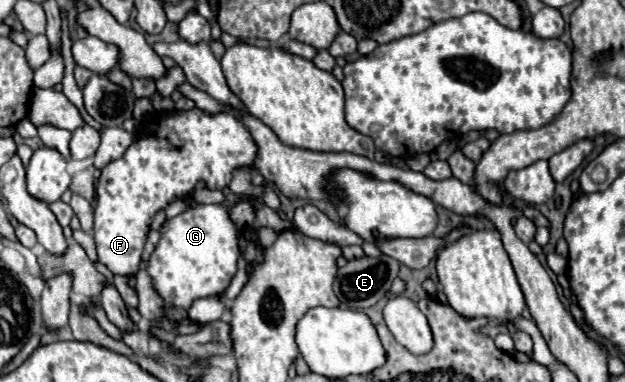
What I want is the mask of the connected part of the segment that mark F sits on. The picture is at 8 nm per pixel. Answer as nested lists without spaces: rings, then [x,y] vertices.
[[[198,107],[190,111],[170,111],[158,113],[136,135],[132,145],[120,159],[110,161],[98,179],[96,185],[96,207],[94,207],[94,239],[98,249],[98,259],[104,263],[112,273],[118,275],[134,275],[140,269],[142,251],[148,239],[150,223],[154,215],[166,209],[172,201],[182,197],[192,197],[196,185],[200,181],[206,183],[208,189],[224,189],[230,185],[236,169],[256,169],[254,161],[258,155],[256,141],[252,139],[250,131],[240,123],[240,119],[232,113],[218,111],[216,115],[204,115]]]

